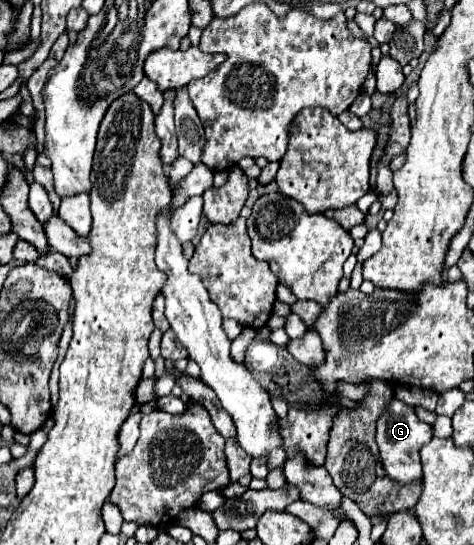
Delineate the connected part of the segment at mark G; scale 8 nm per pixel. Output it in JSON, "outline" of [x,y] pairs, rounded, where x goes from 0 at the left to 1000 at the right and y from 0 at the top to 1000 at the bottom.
{"outline":[[[838,730],[825,734],[821,752],[795,771],[795,815],[804,829],[808,862],[821,877],[829,877],[842,888],[884,888],[892,881],[884,826],[892,815],[909,807],[914,807],[914,782],[888,774],[876,763],[871,749]]]}

